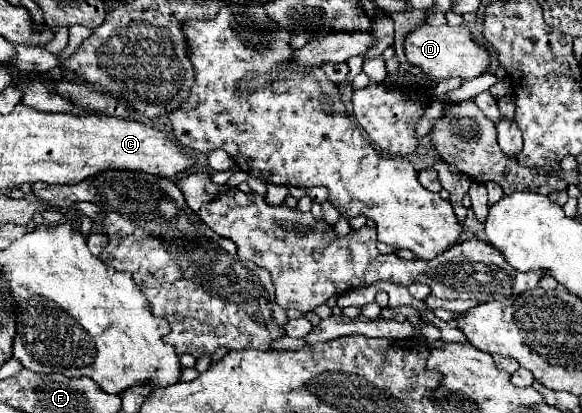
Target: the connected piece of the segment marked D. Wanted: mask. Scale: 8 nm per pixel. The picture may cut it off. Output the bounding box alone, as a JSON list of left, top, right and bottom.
[405,24,489,82]

